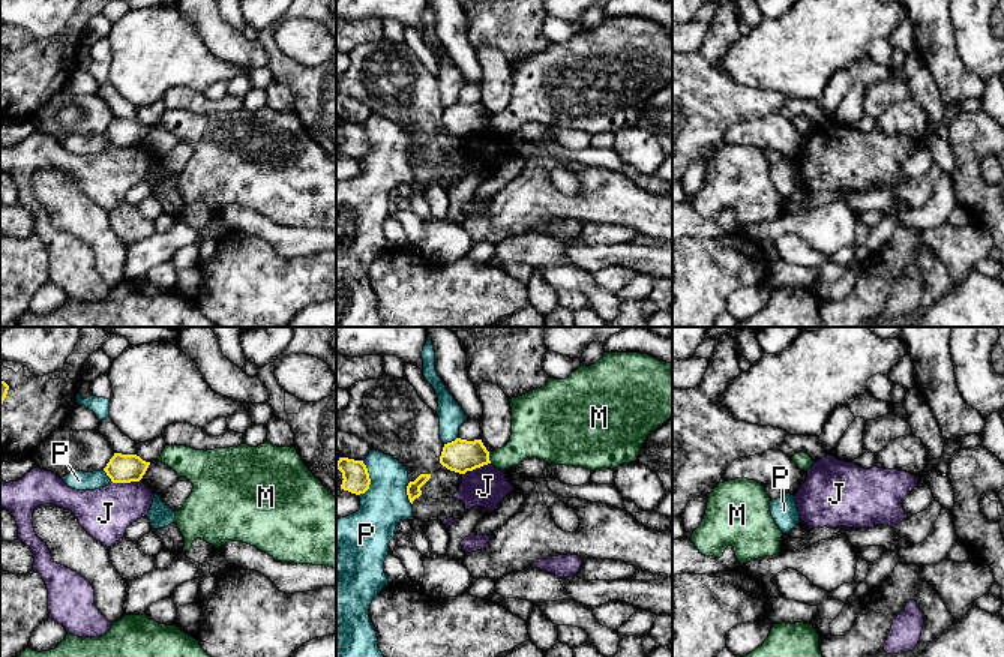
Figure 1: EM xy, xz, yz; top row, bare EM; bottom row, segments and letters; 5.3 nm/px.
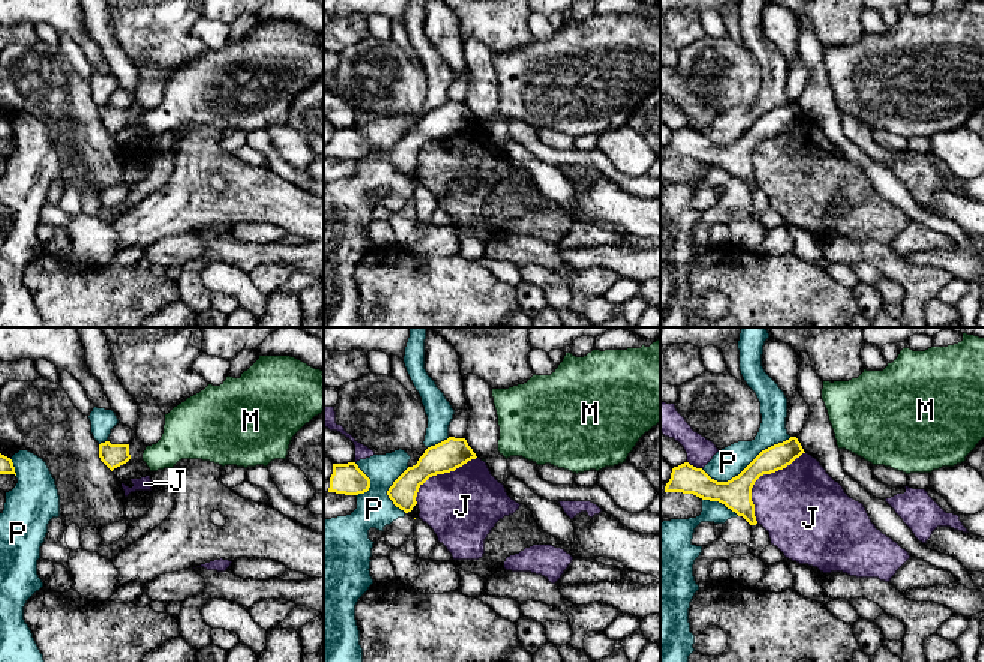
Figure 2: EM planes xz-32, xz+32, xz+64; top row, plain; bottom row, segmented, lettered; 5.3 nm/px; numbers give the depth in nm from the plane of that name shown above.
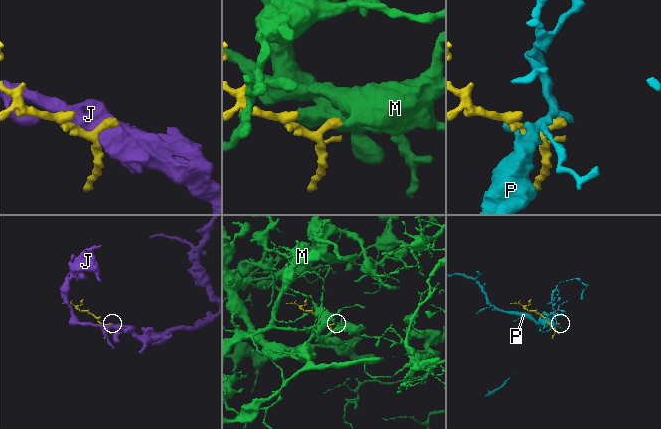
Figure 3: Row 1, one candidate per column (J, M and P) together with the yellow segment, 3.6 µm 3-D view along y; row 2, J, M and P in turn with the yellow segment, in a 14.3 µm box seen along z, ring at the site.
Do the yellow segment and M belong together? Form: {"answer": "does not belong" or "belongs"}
{"answer": "does not belong"}

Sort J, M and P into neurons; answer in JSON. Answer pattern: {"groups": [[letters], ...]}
{"groups": [["J"], ["M"], ["P"]]}

